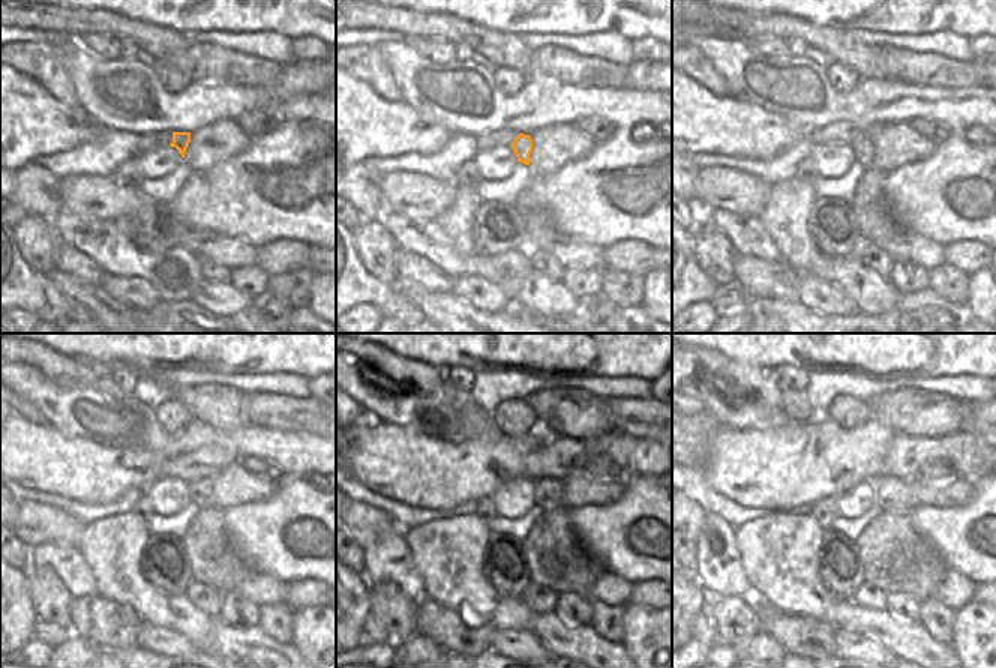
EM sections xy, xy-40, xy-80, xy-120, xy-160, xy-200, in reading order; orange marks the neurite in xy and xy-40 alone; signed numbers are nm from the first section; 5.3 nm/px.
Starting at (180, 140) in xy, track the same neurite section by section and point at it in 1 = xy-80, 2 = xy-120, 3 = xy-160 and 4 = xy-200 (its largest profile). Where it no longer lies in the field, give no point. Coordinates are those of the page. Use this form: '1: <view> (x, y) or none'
1: xy-80 (863, 149)
2: xy-120 (200, 490)
3: xy-160 (546, 491)
4: xy-200 (893, 494)

